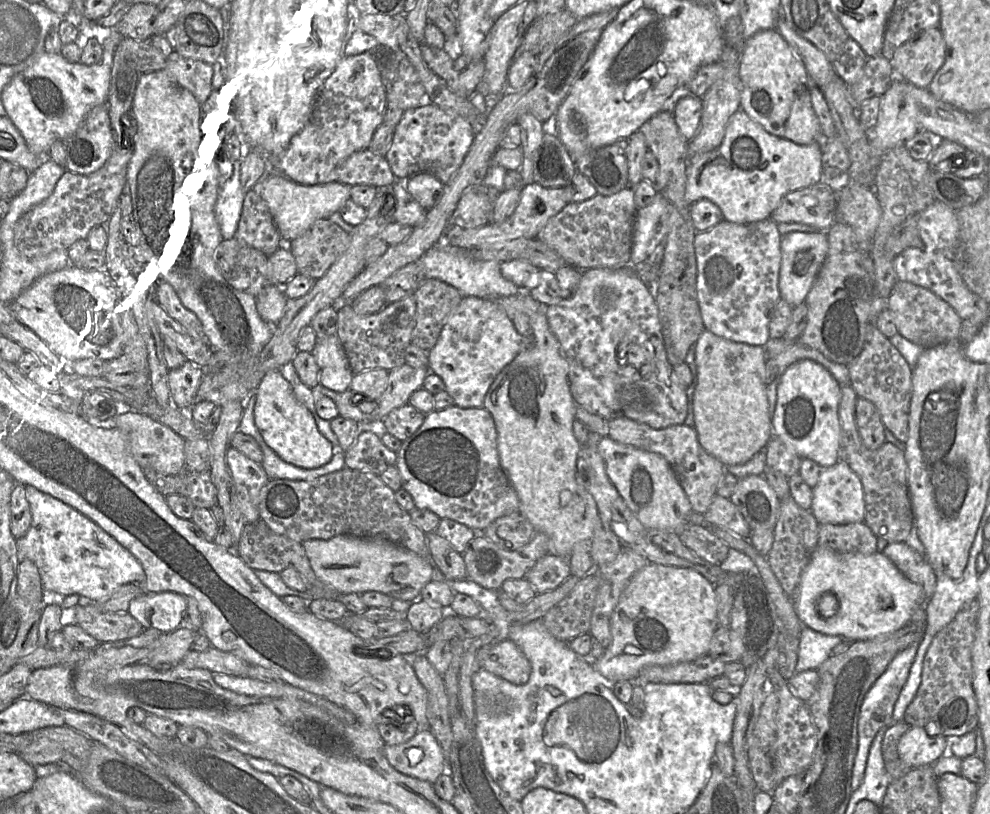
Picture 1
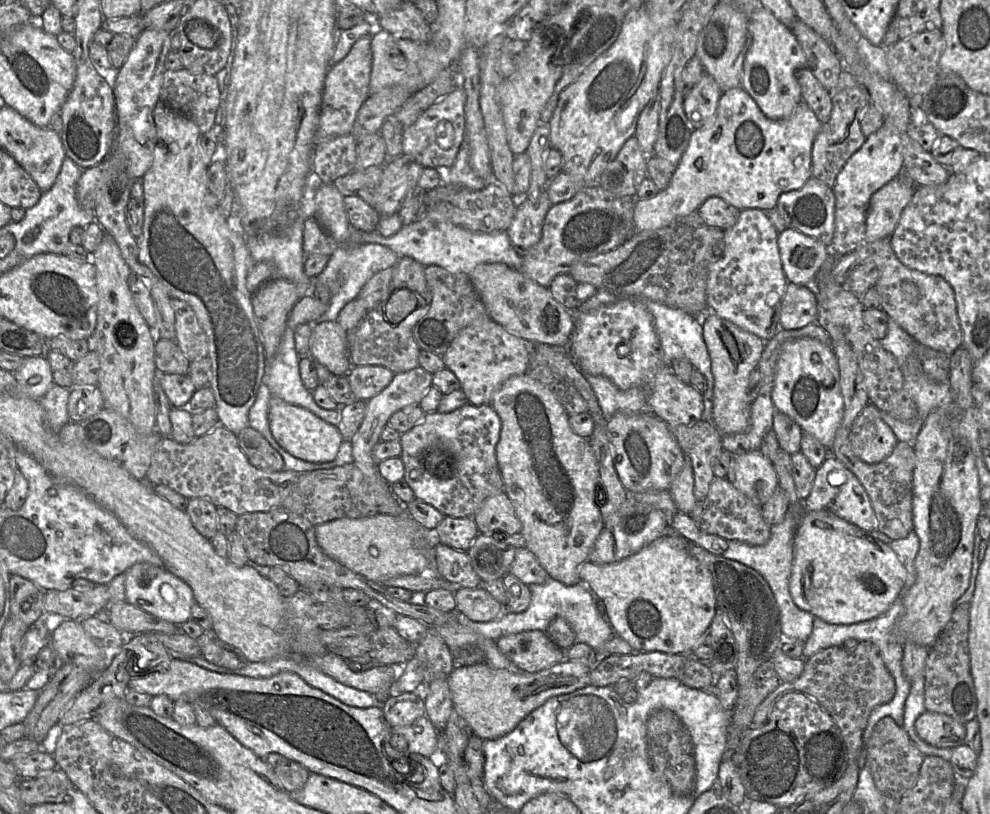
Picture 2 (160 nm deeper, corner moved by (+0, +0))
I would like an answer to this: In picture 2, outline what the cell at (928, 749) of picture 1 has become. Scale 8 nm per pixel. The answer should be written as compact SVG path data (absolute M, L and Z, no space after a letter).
M924 712L915 721L919 738L937 748L954 749L965 743L965 724L950 716L935 712Z

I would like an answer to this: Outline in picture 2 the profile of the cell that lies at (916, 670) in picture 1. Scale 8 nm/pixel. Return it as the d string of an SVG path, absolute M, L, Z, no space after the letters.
M920 676L911 683L910 692L905 701L902 728L906 731L912 743L925 757L938 756L946 761L950 761L953 749L933 747L921 740L917 735L915 721L924 712L926 712L924 706L924 676Z

